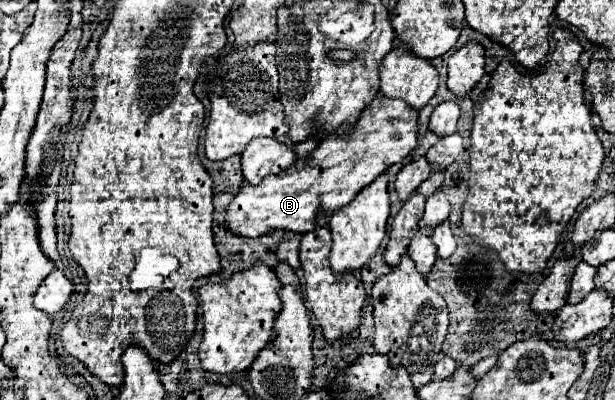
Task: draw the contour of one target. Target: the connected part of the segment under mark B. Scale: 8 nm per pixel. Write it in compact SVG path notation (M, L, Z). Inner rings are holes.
M375 96L349 132L329 134L307 160L297 160L289 170L251 185L244 181L227 208L225 226L239 236L263 236L275 228L311 232L319 212L333 214L355 194L379 178L391 164L401 162L417 146L417 112L403 100Z

